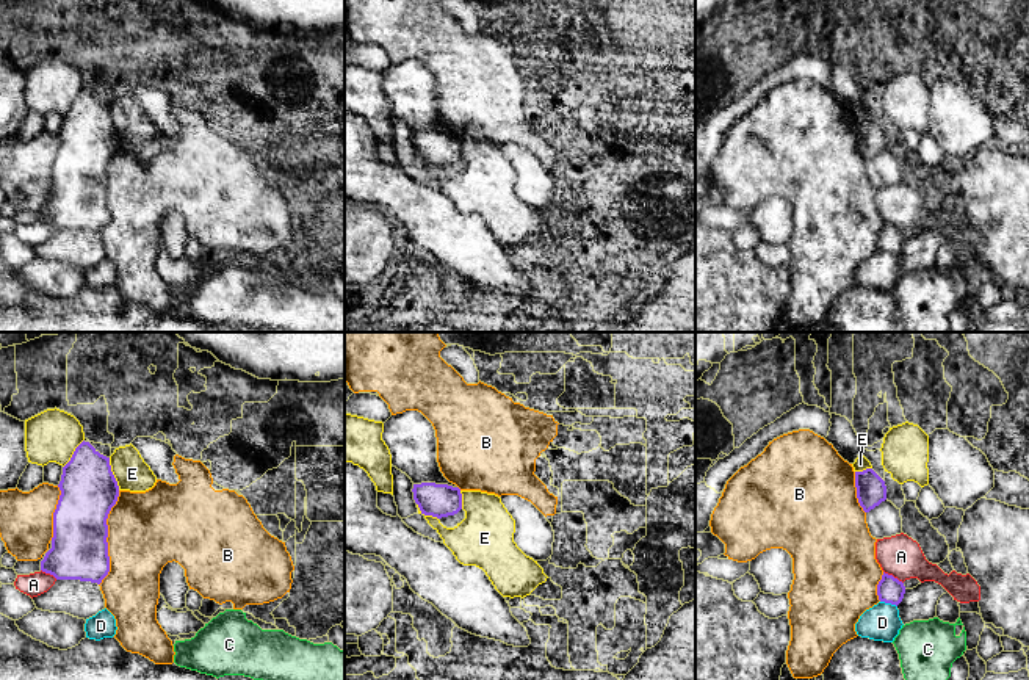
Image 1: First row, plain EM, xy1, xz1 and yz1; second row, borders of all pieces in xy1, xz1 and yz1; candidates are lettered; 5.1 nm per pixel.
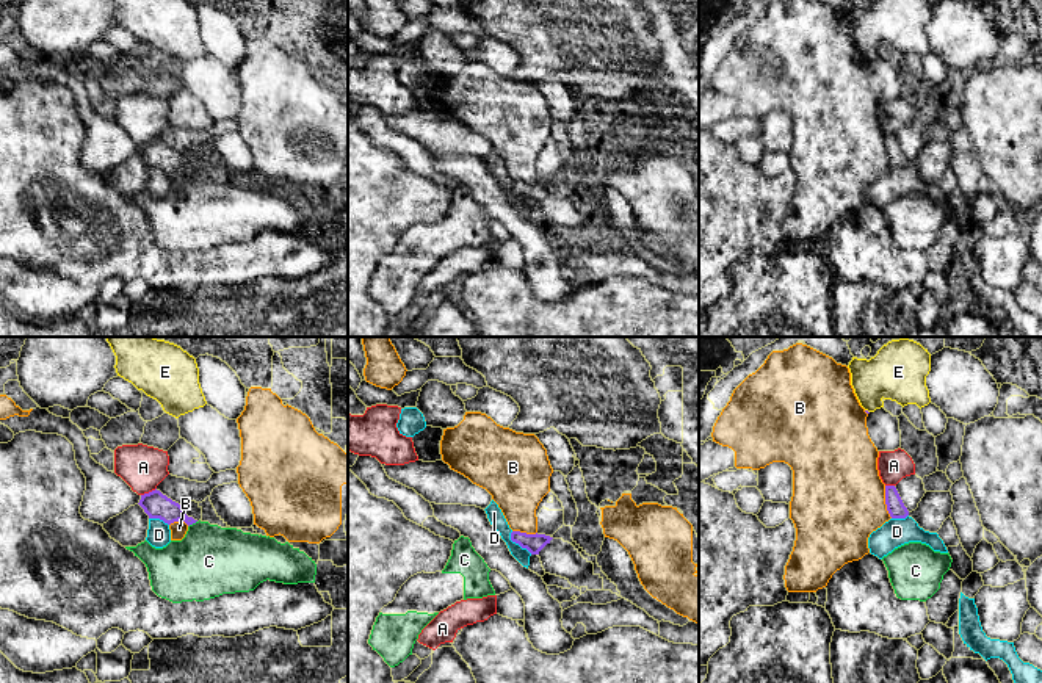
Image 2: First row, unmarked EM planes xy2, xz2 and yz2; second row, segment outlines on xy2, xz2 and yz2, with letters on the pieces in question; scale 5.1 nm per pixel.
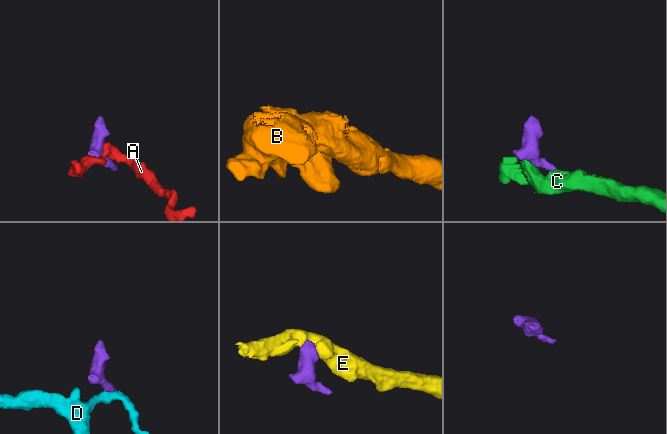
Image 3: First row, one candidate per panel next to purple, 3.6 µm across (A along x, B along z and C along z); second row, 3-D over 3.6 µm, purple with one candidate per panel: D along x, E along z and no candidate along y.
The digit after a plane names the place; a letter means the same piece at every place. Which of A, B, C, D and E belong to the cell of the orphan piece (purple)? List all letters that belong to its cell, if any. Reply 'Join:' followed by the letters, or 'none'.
Join: none

